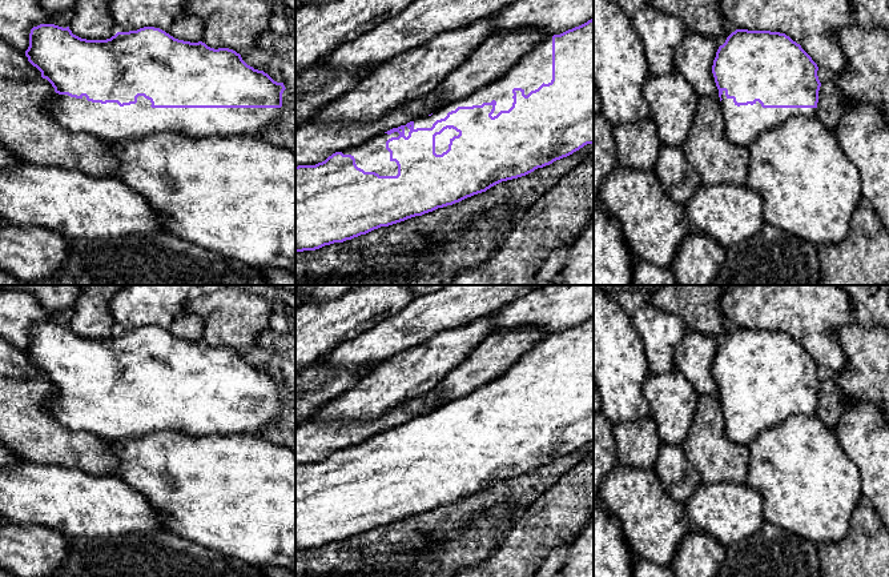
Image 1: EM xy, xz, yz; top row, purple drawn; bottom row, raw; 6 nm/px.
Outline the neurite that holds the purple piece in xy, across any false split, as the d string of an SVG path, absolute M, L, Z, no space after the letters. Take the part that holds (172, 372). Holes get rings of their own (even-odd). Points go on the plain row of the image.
M40 322L31 328L25 354L57 392L51 401L52 416L65 428L112 441L161 432L184 433L197 438L229 434L261 436L267 425L278 420L282 392L286 388L283 381L277 381L264 369L248 364L233 348L214 348L202 340L178 338L154 325L117 330L106 338L87 338L73 333L69 325Z

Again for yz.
M736 328L719 345L712 372L721 400L727 437L749 445L760 433L792 416L814 416L821 381L818 365L789 334L771 329Z

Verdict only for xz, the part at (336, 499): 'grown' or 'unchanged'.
grown

